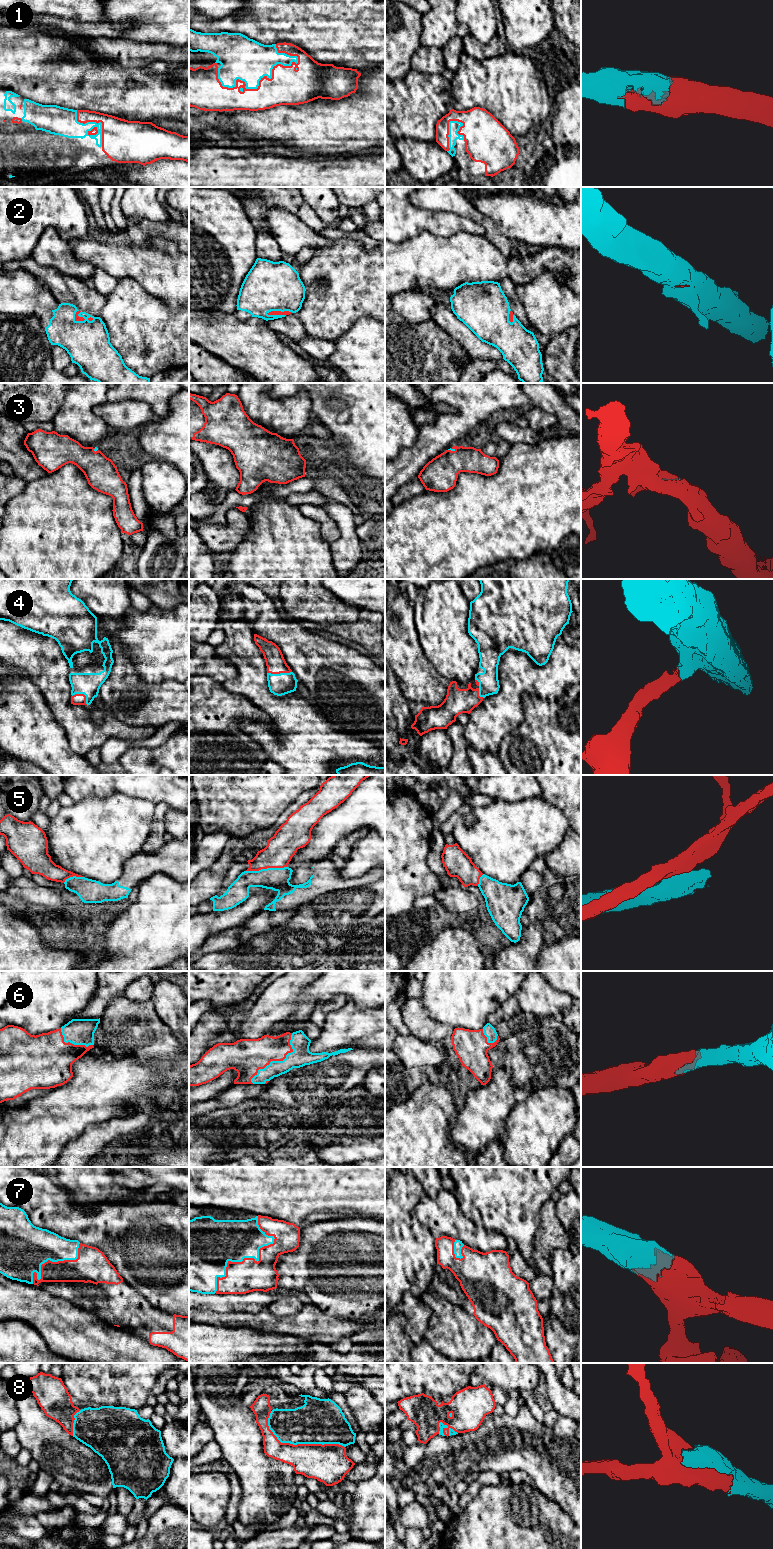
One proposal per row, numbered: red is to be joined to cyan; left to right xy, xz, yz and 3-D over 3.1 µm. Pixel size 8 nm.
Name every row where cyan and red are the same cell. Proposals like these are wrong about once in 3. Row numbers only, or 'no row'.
1, 2, 3, 4, 6, 7, 8

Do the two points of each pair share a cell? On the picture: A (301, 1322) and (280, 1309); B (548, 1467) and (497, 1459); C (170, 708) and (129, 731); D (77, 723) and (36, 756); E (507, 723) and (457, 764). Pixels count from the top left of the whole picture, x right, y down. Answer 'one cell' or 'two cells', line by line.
A: two cells
B: one cell
C: two cells
D: two cells
E: two cells

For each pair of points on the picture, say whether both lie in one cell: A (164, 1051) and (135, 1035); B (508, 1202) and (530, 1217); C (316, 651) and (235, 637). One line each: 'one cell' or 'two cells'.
A: one cell
B: one cell
C: two cells

